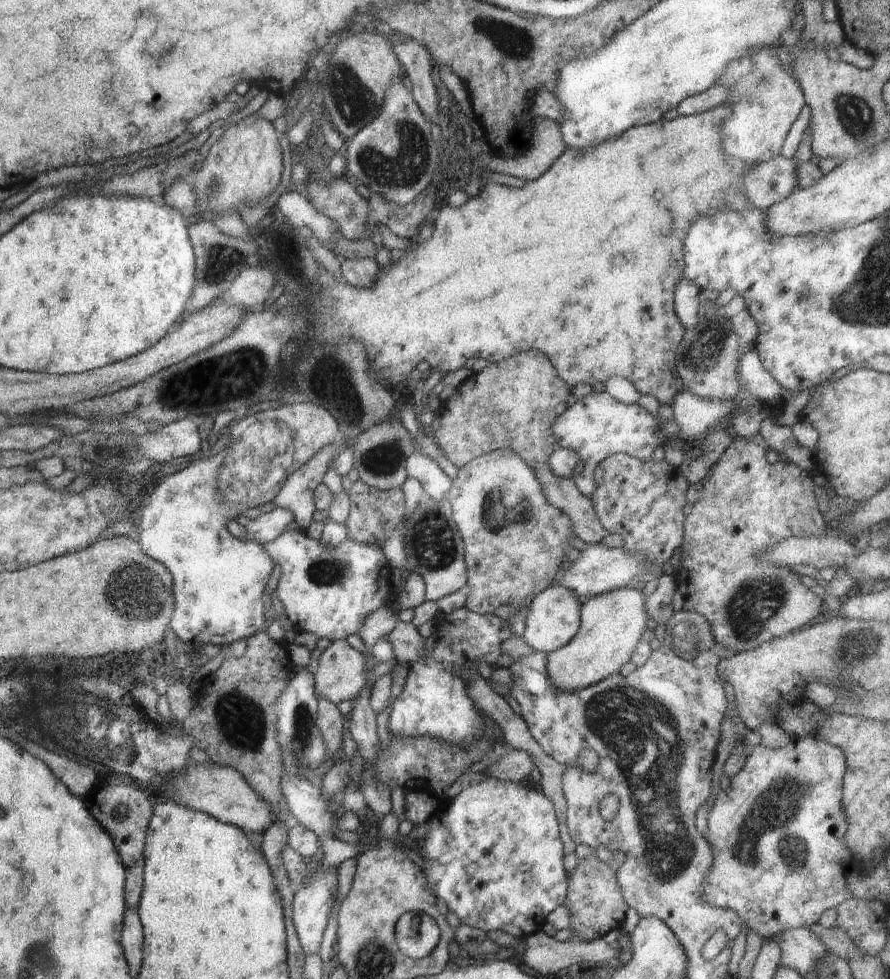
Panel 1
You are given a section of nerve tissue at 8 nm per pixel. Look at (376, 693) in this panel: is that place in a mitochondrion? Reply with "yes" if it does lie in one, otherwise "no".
no

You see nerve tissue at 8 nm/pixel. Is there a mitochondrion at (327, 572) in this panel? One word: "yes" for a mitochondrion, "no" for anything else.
yes

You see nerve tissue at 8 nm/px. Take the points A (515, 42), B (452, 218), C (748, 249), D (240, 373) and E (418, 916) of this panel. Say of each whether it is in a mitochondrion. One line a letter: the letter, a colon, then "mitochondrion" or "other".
A: mitochondrion
B: other
C: other
D: mitochondrion
E: other

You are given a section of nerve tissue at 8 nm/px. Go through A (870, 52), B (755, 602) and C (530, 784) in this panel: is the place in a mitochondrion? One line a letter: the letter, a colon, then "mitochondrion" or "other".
A: other
B: mitochondrion
C: other

